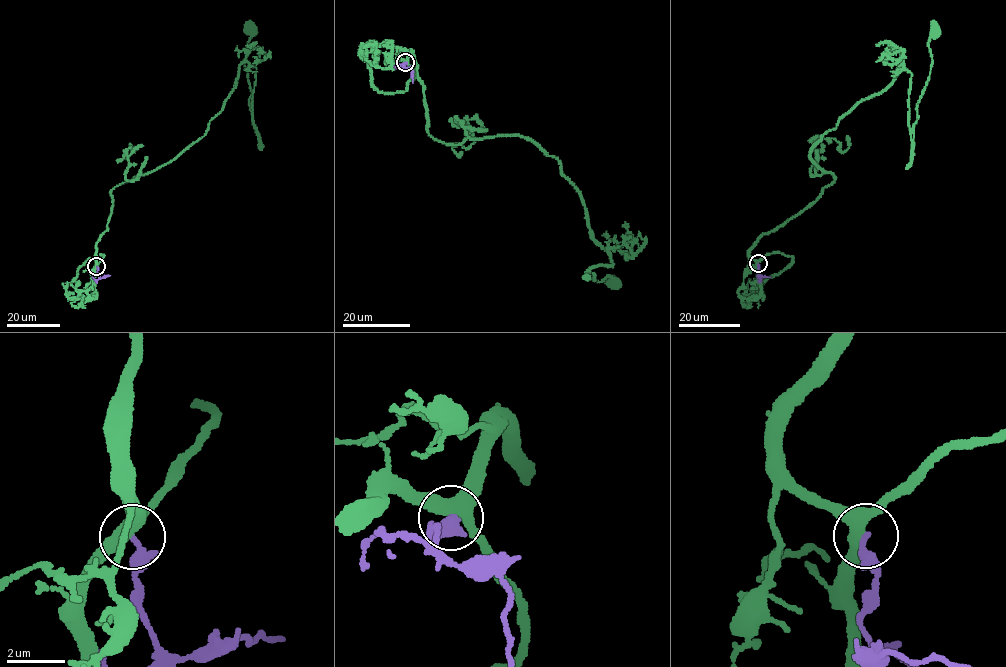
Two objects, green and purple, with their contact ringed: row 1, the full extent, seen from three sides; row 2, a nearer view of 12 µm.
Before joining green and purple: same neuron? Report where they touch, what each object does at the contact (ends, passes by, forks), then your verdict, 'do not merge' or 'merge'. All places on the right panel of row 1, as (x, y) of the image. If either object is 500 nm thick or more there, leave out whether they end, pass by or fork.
place (758, 263); green forks; purple ends; do not merge

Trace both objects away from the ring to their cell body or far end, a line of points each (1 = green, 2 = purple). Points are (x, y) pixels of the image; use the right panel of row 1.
1: (757, 263), (755, 241), (833, 182), (809, 156), (823, 135), (903, 64), (912, 142), (935, 31)
2: (758, 263), (759, 277), (771, 277)

